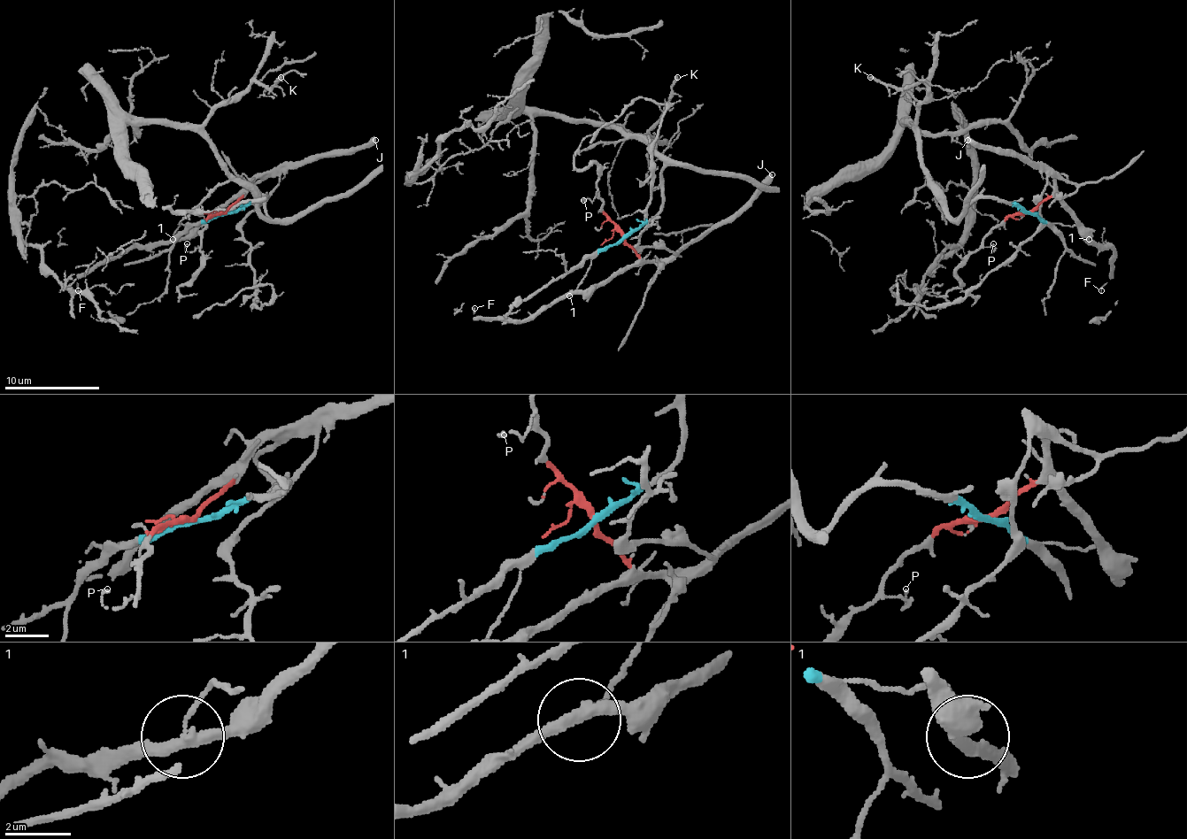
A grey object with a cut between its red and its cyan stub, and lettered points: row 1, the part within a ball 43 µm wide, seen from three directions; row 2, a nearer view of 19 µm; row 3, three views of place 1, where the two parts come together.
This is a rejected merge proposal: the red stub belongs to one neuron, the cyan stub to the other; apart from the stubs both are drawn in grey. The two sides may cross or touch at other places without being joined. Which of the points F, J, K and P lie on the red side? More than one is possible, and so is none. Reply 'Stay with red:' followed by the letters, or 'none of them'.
Stay with red: F, J, P

